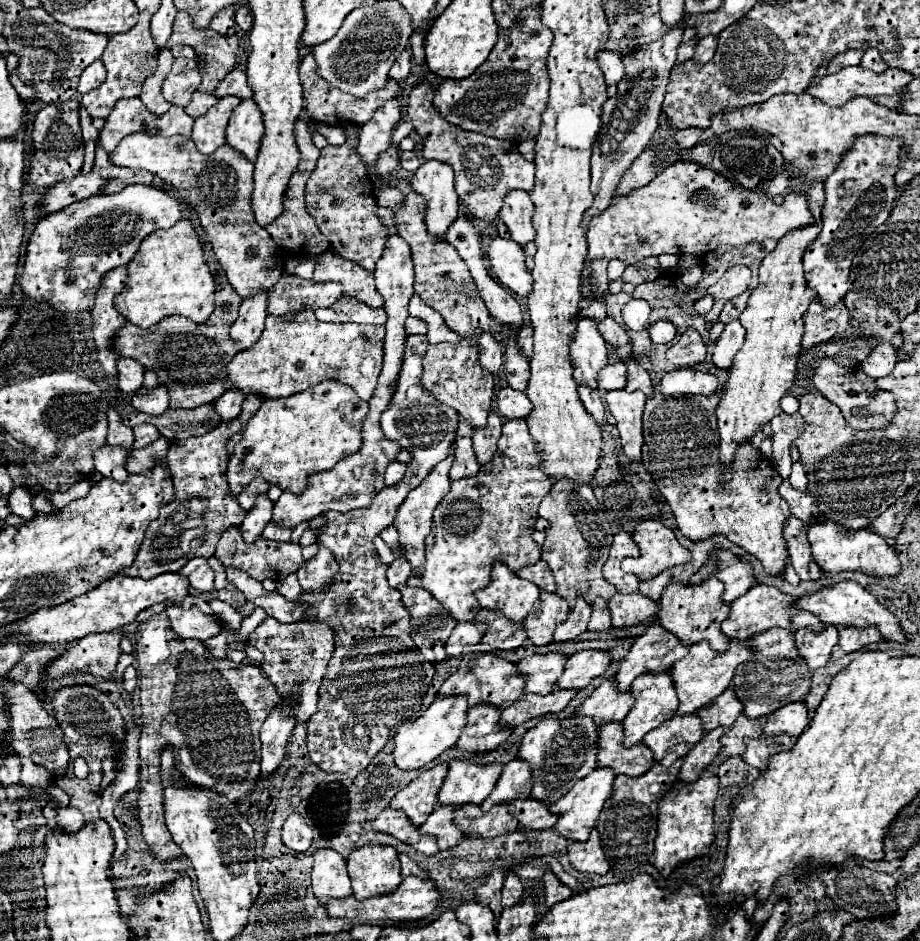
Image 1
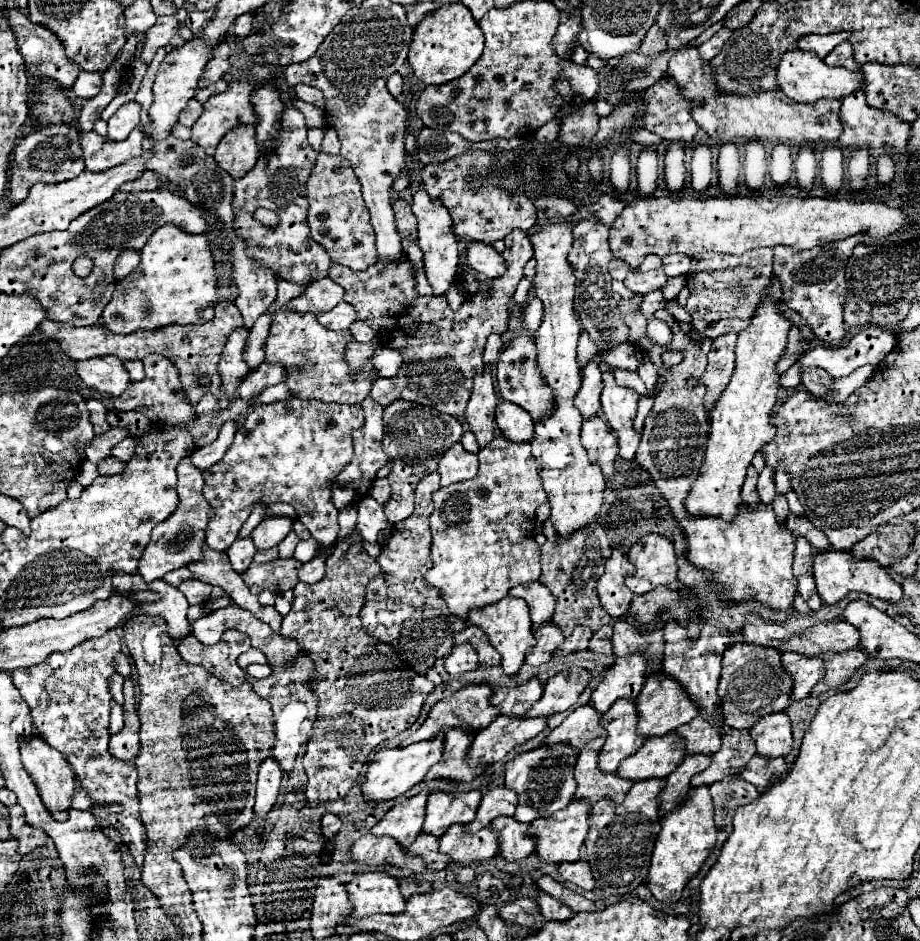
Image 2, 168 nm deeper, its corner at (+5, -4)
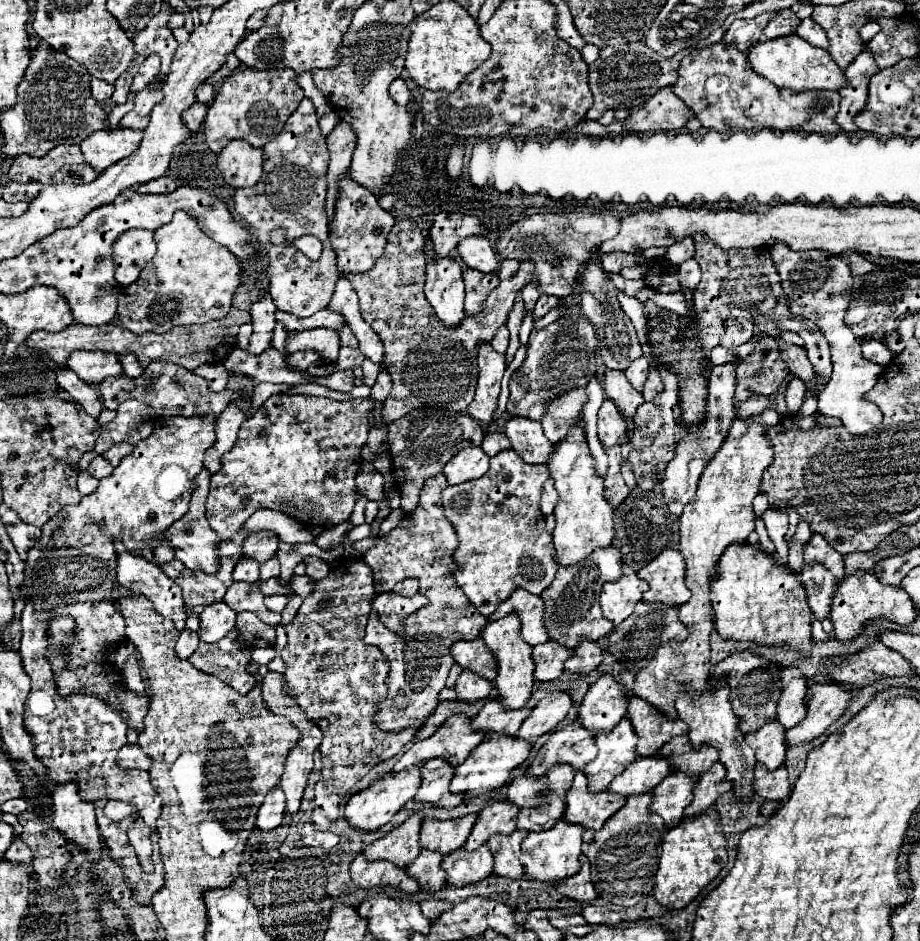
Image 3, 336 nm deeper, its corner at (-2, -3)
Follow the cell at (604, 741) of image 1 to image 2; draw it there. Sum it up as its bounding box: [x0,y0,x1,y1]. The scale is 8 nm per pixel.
[574,748,634,804]

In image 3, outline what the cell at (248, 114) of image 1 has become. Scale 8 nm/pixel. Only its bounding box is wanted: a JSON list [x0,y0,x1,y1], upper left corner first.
[217,139,263,187]

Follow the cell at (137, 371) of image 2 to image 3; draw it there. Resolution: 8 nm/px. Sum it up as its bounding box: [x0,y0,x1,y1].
[119,355,143,377]

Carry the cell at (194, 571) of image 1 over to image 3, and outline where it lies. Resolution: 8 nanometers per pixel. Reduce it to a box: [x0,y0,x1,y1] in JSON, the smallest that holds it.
[163,559,185,579]

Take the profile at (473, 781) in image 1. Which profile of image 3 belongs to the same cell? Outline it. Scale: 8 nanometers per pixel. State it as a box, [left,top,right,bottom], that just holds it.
[419,815,477,855]

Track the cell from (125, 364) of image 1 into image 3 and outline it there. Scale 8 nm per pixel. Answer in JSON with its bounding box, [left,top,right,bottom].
[67,351,121,383]

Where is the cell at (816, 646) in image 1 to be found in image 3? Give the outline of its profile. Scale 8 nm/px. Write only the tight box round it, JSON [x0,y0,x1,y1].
[775,667,807,729]

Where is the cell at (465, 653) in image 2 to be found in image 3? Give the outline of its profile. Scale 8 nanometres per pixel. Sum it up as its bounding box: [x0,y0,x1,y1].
[455,669,493,703]

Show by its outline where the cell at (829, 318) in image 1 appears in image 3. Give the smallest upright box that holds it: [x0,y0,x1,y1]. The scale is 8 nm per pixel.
[735,335,789,403]

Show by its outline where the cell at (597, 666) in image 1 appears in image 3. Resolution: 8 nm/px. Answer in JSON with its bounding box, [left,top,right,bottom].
[515,693,571,743]

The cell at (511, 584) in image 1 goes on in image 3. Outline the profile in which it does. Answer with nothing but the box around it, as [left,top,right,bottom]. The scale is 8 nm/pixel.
[481,615,533,709]

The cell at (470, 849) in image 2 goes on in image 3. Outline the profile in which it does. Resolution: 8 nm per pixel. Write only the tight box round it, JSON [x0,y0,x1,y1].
[441,845,493,887]

